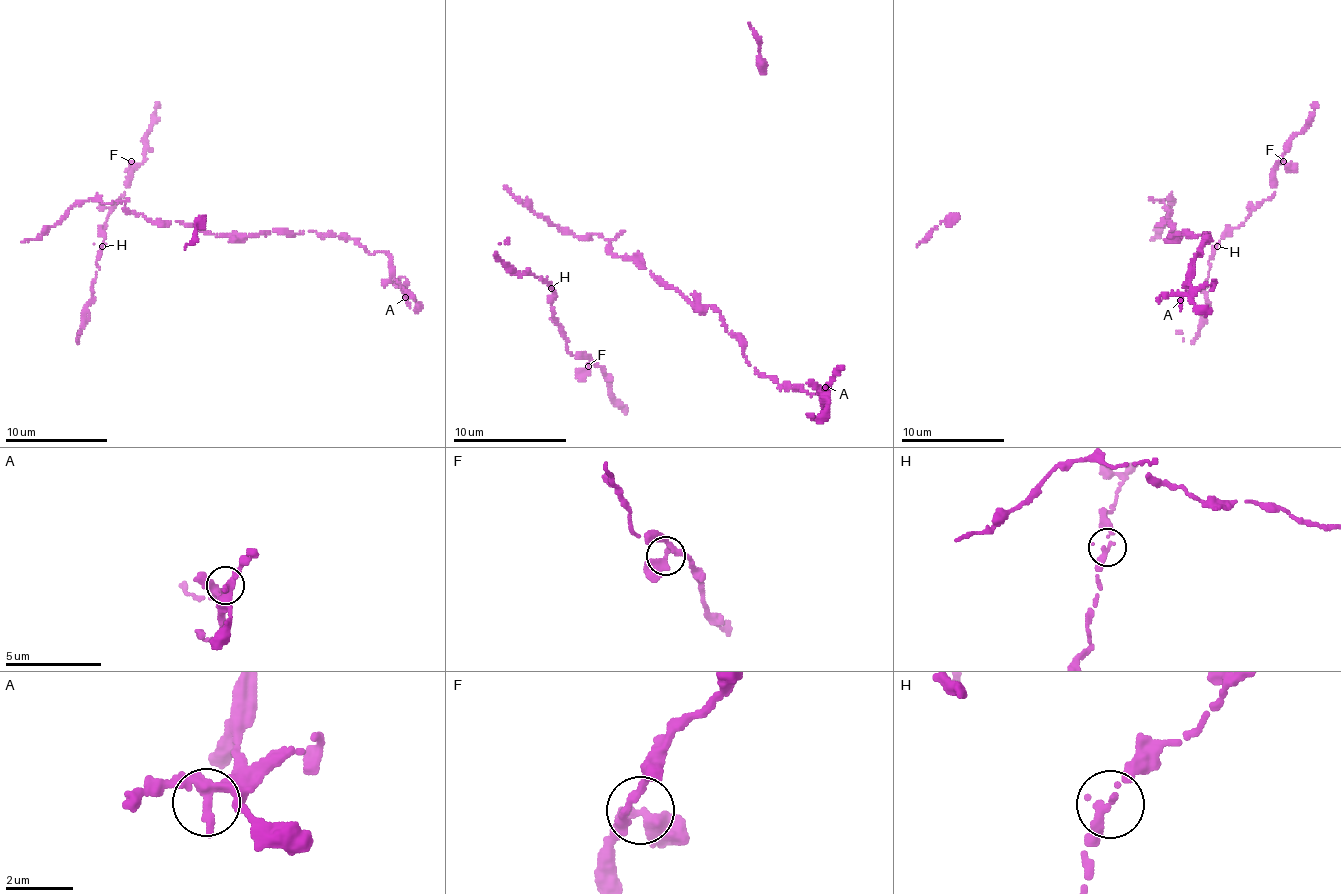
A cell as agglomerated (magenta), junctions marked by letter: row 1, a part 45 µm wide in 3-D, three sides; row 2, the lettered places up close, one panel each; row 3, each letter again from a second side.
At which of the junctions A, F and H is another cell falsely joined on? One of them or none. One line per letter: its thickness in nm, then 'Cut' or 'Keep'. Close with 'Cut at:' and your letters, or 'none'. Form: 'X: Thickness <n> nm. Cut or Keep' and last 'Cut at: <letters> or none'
A: Thickness 360 nm. Keep
F: Thickness 360 nm. Keep
H: Thickness 240 nm. Keep
Cut at: none

